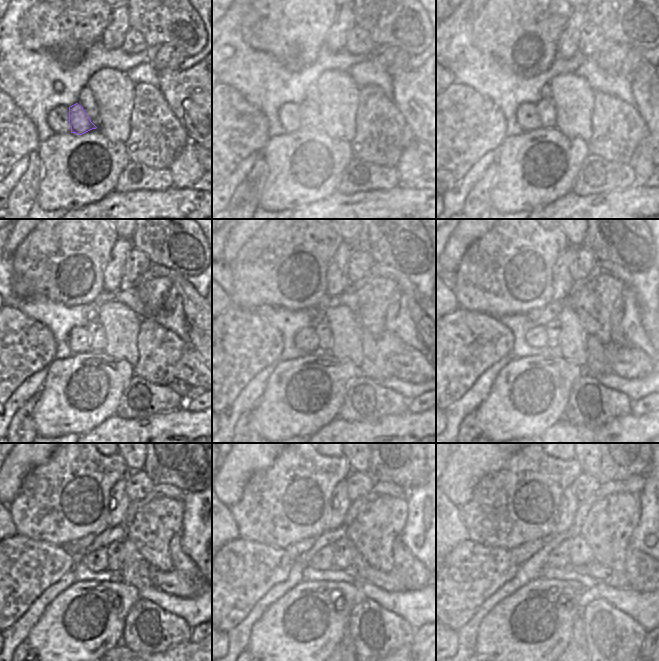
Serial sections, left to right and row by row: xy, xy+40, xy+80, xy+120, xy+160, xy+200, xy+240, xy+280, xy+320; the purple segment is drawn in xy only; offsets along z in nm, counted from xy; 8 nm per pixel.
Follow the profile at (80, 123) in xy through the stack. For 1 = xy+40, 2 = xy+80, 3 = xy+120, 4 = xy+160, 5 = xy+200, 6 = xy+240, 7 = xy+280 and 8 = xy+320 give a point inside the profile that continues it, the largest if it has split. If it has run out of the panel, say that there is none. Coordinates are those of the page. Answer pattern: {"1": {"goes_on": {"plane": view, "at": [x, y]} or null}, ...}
{"1": {"goes_on": {"plane": "xy+40", "at": [310, 115]}}, "2": {"goes_on": {"plane": "xy+80", "at": [544, 109]}}, "3": {"goes_on": {"plane": "xy+120", "at": [98, 341]}}, "4": {"goes_on": {"plane": "xy+160", "at": [322, 329]}}, "5": {"goes_on": {"plane": "xy+200", "at": [552, 328]}}, "6": {"goes_on": {"plane": "xy+240", "at": [116, 550]}}, "7": {"goes_on": {"plane": "xy+280", "at": [346, 557]}}, "8": {"goes_on": {"plane": "xy+320", "at": [580, 553]}}}

